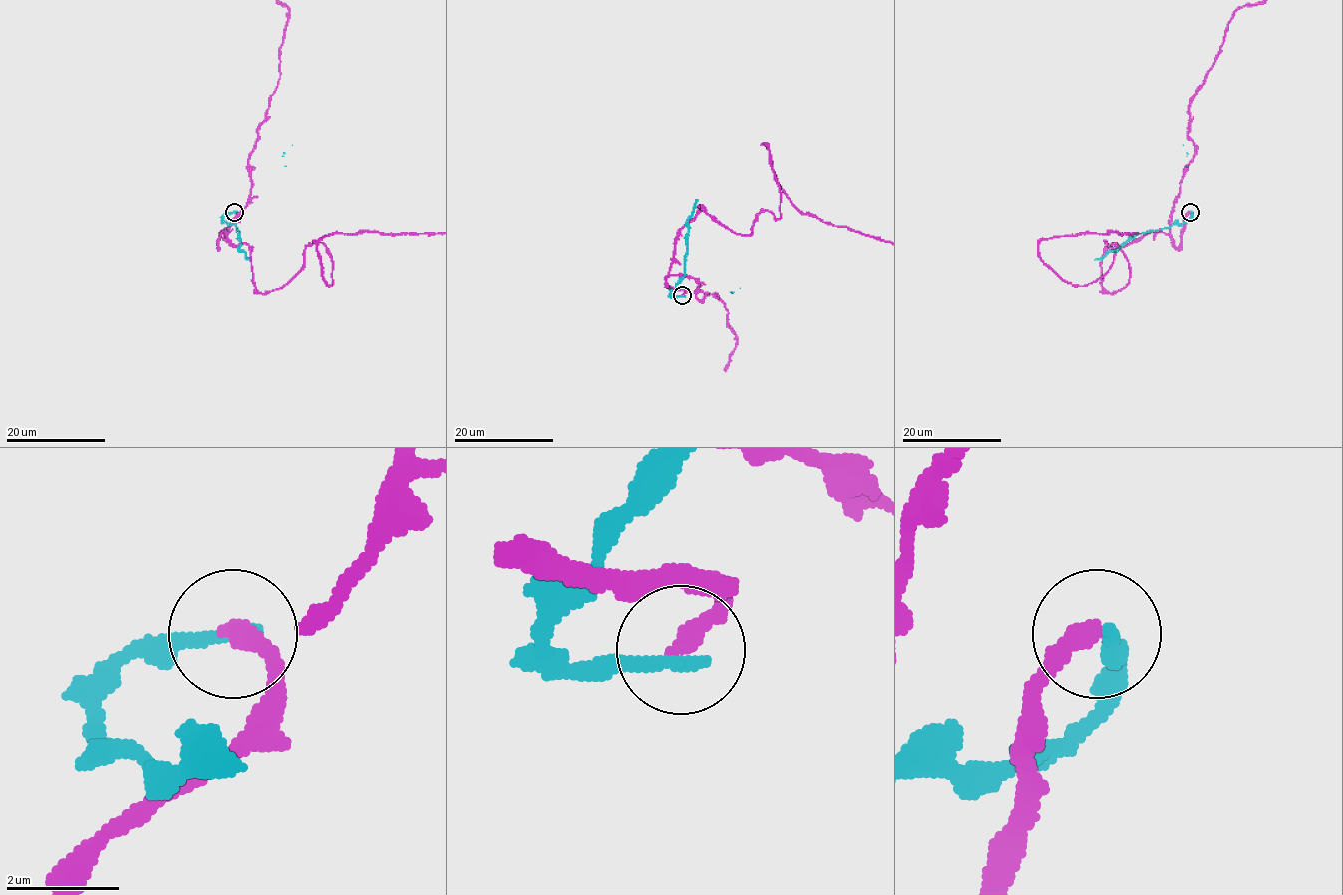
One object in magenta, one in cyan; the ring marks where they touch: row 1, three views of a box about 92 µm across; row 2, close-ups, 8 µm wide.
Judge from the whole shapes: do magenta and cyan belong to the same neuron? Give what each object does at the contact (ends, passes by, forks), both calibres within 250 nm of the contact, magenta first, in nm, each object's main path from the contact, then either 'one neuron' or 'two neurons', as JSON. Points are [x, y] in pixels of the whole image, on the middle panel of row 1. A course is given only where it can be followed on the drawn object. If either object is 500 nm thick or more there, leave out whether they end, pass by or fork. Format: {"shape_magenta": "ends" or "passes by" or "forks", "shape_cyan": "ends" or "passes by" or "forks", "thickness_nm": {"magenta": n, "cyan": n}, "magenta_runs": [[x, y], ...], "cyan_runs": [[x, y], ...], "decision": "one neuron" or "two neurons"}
{"shape_magenta": "ends", "shape_cyan": "ends", "thickness_nm": {"magenta": 360, "cyan": 260}, "cyan_runs": [[683, 295], [670, 294], [684, 275], [688, 222], [698, 199]], "decision": "two neurons"}

